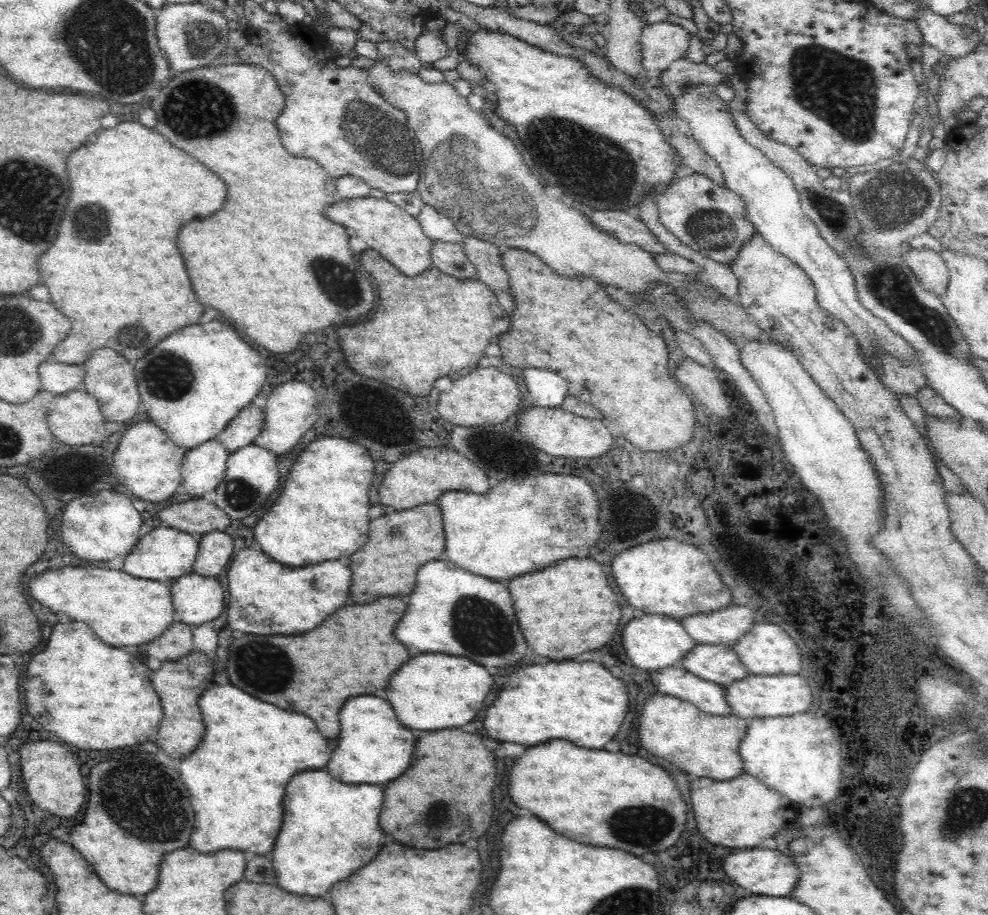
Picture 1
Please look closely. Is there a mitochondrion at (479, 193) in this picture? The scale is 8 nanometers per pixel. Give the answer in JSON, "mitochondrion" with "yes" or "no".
{"mitochondrion":"yes"}

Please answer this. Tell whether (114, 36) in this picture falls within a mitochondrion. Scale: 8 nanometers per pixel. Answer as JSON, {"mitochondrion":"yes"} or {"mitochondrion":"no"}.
{"mitochondrion":"yes"}

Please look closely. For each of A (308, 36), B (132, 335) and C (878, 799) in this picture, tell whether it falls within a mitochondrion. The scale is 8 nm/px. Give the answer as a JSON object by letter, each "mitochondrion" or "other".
{"A":"other","B":"mitochondrion","C":"other"}

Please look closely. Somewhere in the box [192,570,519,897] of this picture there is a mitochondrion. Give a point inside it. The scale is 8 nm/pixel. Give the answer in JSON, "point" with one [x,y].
{"point":[281,682]}

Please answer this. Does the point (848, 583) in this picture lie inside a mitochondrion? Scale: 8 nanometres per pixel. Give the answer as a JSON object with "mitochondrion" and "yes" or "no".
{"mitochondrion":"no"}

